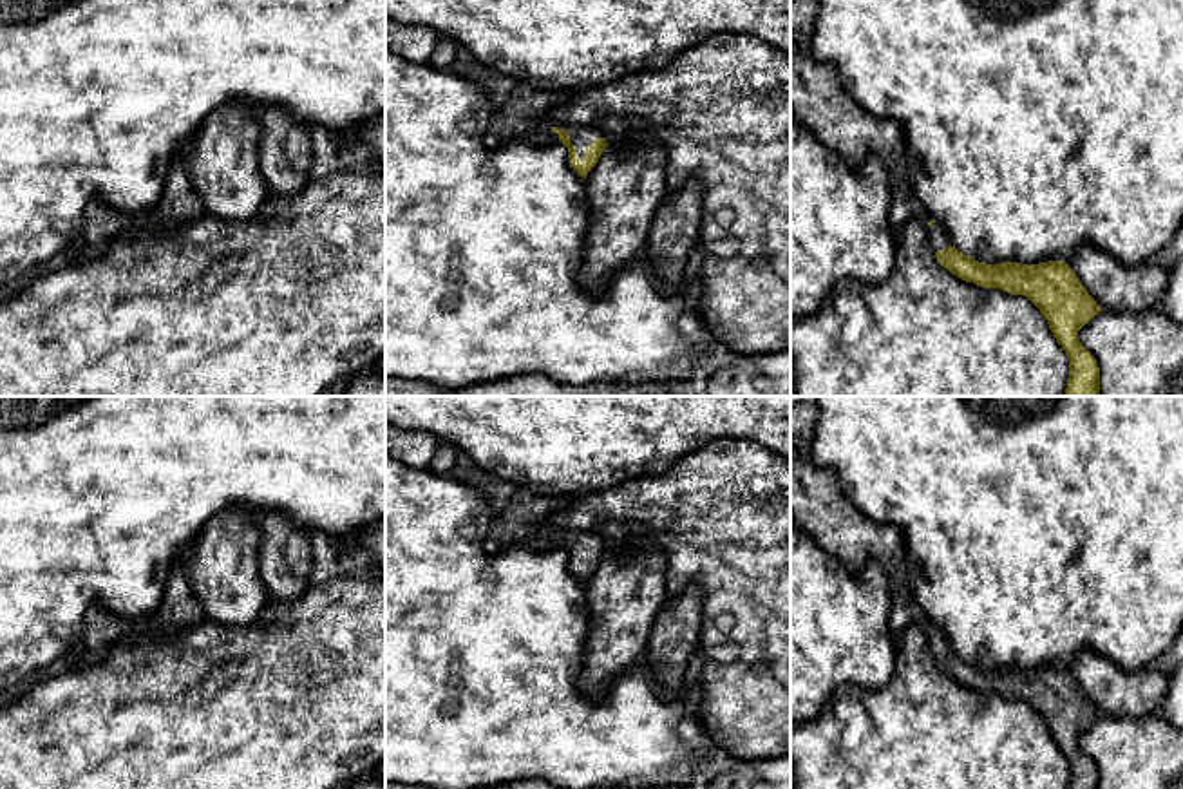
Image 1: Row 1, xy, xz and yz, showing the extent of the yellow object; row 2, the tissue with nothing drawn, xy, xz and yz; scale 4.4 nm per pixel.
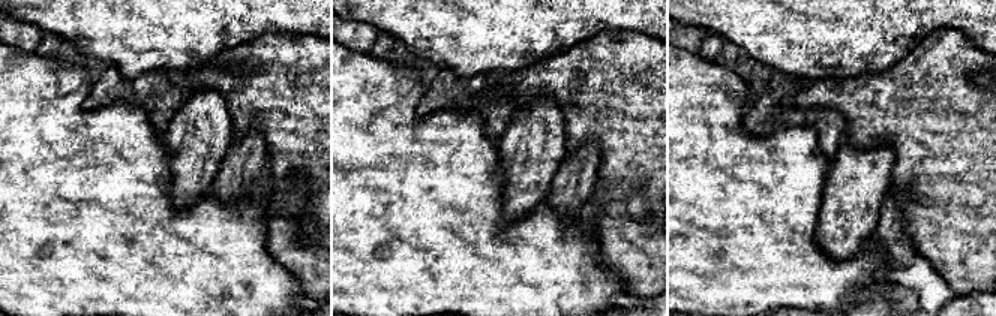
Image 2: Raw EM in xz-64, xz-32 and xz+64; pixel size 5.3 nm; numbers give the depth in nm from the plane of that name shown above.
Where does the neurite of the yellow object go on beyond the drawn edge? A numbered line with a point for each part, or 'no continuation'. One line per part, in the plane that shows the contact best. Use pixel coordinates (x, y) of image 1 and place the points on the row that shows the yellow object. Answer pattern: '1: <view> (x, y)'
1: xz (525, 113)

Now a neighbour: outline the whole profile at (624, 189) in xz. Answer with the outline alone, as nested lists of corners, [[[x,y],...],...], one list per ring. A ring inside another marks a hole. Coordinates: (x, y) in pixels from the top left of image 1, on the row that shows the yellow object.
[[[644,130],[620,145],[608,145],[586,176],[590,204],[579,282],[599,293],[617,271],[644,252],[658,206],[666,199],[666,152],[655,132]]]

